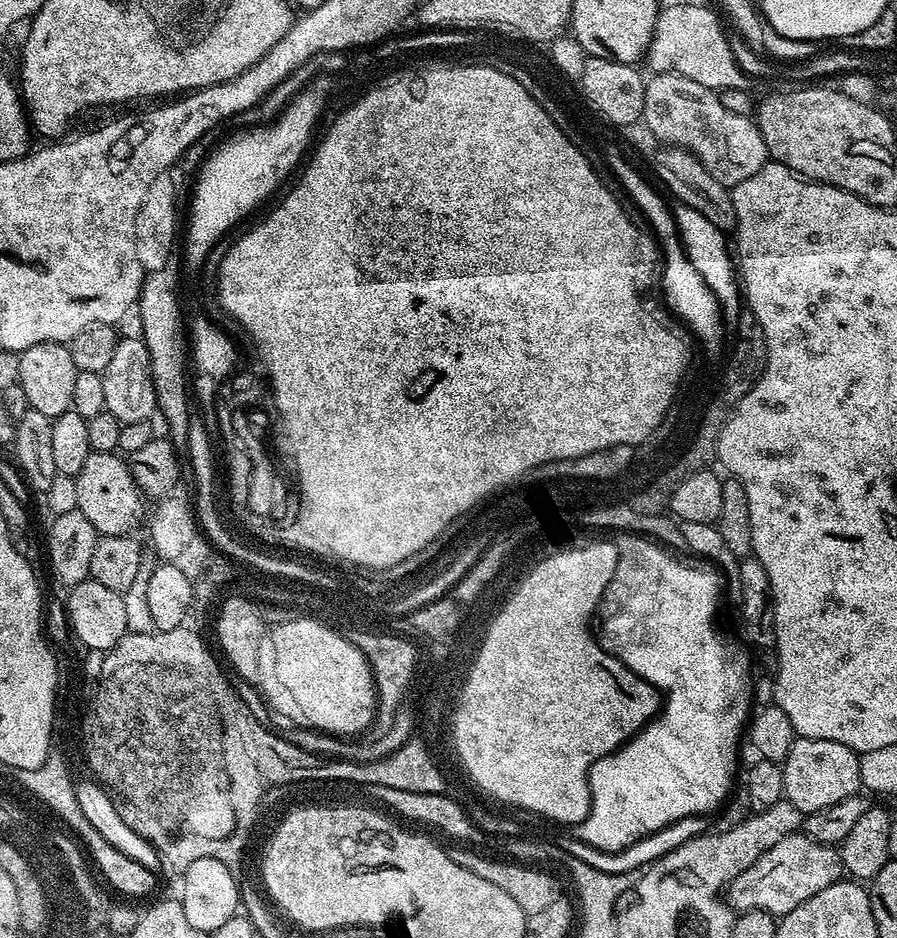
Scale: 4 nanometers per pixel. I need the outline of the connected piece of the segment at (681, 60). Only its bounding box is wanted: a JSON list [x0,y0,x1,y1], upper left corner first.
[646,4,752,90]

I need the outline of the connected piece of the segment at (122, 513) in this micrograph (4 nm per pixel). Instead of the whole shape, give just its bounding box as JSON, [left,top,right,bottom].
[75,452,146,536]

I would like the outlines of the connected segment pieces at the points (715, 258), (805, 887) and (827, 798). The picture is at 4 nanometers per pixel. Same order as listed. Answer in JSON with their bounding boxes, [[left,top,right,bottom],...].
[[672,203,742,334],[726,834,843,918],[781,737,862,816]]

